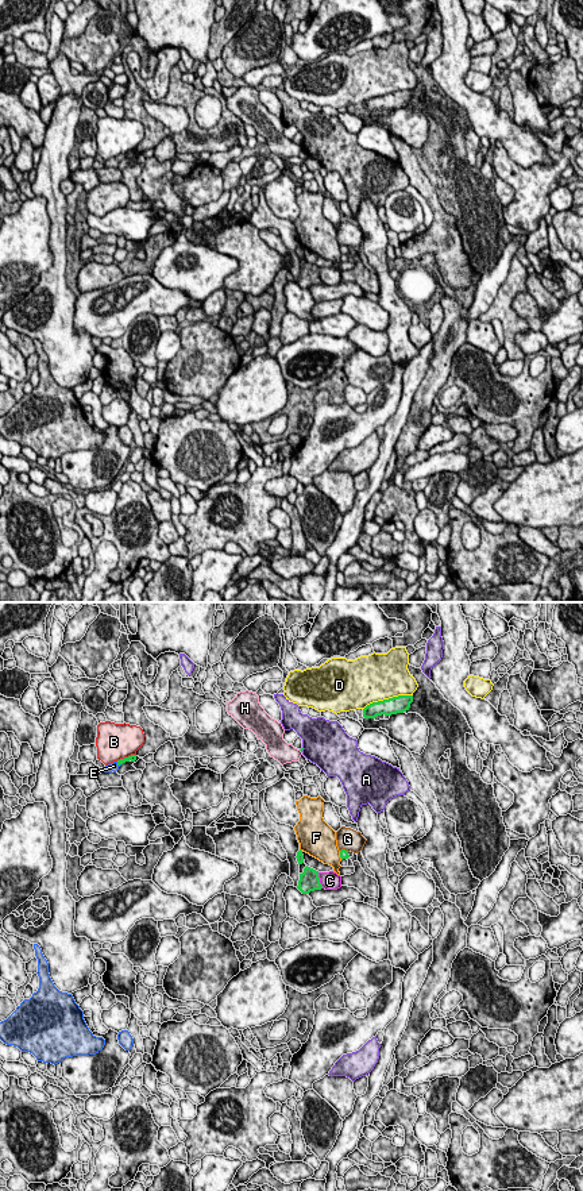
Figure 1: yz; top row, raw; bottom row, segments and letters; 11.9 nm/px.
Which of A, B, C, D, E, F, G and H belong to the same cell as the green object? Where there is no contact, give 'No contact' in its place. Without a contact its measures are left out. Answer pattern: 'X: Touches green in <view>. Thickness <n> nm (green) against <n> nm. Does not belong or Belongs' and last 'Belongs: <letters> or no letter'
A: Touches green in yz. Thickness 30 nm (green) against 500 nm. Does not belong
B: Touches green in yz. Thickness 90 nm (green) against 440 nm. Does not belong
C: Touches green in yz. Thickness 240 nm (green) against 220 nm. Does not belong
D: Touches green in yz. Thickness 200 nm (green) against 500 nm. Does not belong
E: Touches green in yz. Thickness 90 nm (green) against 100 nm. Belongs
F: Touches green in yz. Thickness 100 nm (green) against 340 nm. Does not belong
G: Touches green in yz. Thickness 100 nm (green) against 260 nm. Does not belong
H: No contact. Does not belong
Belongs: E

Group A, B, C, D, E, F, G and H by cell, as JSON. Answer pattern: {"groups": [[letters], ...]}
{"groups": [["A"], ["B"], ["C"], ["D"], ["E"], ["F"], ["G"], ["H"]]}

